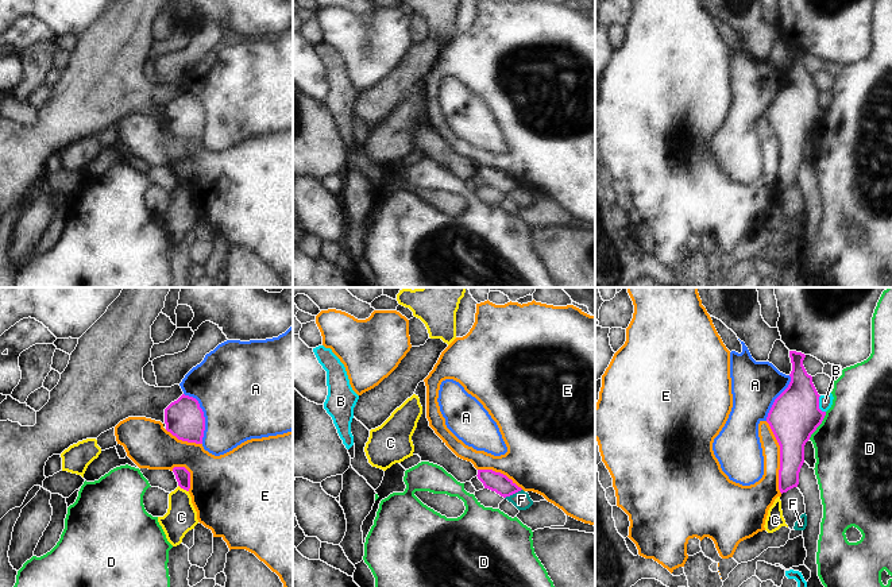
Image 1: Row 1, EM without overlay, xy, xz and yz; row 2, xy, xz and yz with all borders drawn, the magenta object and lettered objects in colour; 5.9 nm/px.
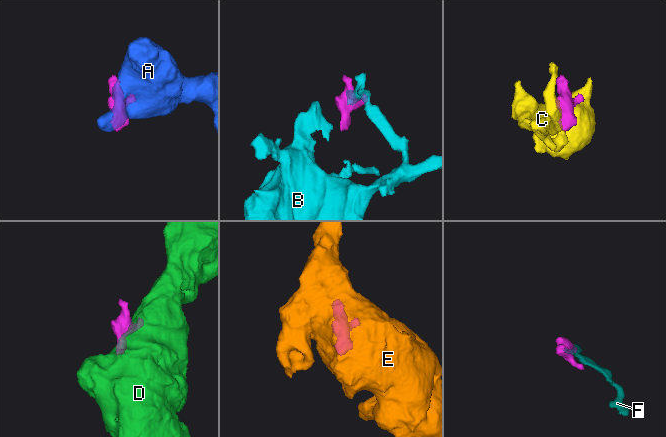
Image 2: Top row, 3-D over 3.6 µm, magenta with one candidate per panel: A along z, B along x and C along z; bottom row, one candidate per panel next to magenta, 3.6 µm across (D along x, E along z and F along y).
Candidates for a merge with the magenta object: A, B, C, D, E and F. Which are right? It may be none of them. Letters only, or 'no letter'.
no letter

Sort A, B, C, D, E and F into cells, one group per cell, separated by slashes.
A / B / C / D / E / F

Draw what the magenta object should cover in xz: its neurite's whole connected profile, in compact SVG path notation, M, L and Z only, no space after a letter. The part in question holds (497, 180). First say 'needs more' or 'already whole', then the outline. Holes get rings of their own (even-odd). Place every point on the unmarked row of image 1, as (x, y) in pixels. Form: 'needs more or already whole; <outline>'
already whole; M478 167L476 174L483 181L484 186L495 189L503 196L510 194L522 188L506 173L495 170L493 167Z

